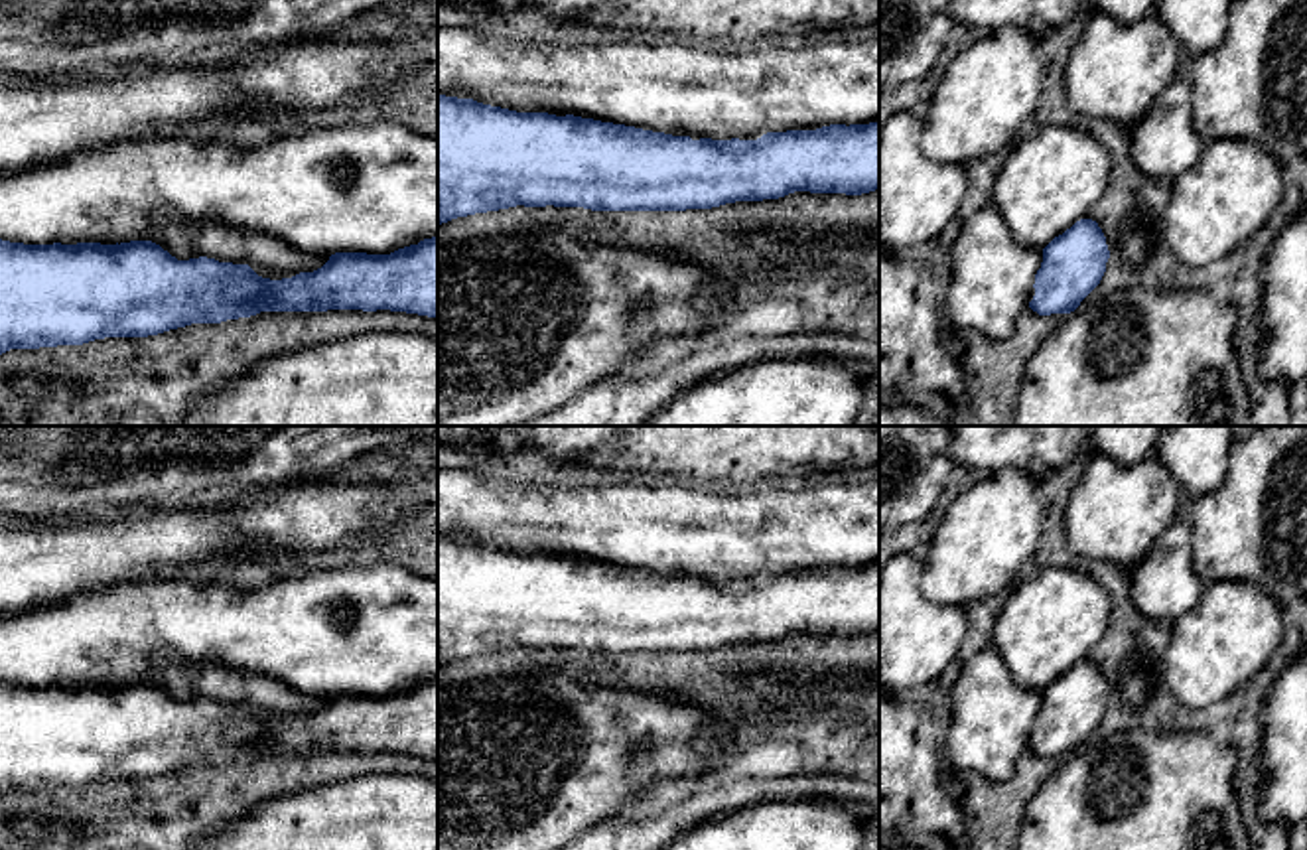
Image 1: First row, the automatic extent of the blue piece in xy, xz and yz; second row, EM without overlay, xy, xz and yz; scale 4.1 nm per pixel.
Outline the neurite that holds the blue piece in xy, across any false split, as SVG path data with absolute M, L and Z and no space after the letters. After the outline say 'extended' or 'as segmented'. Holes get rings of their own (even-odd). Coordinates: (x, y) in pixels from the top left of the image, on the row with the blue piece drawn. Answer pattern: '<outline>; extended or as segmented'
M438 235L390 254L335 252L313 270L270 280L248 264L177 260L152 241L24 245L0 239L0 355L10 349L148 337L260 312L390 310L438 318Z; as segmented

